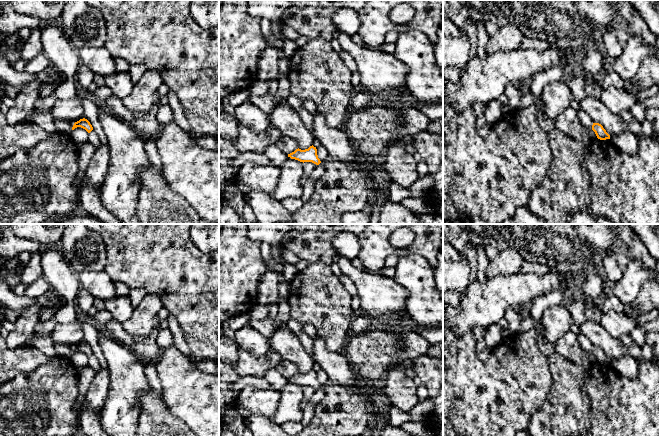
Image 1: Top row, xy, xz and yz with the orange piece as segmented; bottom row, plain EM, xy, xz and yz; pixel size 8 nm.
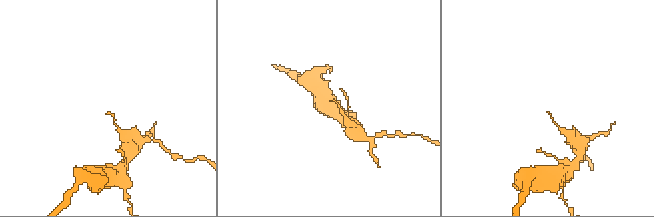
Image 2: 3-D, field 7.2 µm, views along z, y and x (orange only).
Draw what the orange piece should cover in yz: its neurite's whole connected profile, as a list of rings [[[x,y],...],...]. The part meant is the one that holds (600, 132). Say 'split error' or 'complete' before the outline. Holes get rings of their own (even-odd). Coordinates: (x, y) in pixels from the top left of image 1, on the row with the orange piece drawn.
complete | [[[593,123],[592,130],[595,132],[596,136],[600,140],[610,139],[610,135],[606,132],[603,126],[599,123]]]

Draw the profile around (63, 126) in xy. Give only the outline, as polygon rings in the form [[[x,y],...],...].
[[[54,119],[54,121],[57,132],[64,134],[71,133],[74,122],[64,119]]]

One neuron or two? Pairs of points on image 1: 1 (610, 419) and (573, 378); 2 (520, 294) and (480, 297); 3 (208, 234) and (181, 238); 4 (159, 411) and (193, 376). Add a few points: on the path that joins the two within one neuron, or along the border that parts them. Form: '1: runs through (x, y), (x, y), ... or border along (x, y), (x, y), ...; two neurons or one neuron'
1: border along (587, 367), (582, 392), (589, 399), (589, 412); two neurons
2: runs through (510, 294), (497, 294), (490, 298); one neuron
3: border along (190, 234), (191, 240), (202, 251), (207, 253); two neurons
4: border along (161, 396), (167, 408), (182, 421); two neurons

